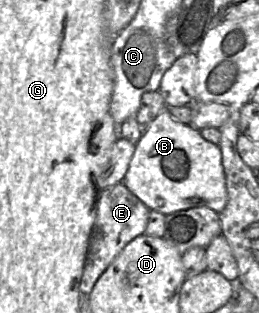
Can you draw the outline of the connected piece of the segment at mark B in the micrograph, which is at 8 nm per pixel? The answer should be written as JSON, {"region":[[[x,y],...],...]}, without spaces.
{"region":[[[169,107],[143,130],[123,183],[149,210],[168,215],[208,207],[220,213],[226,207],[228,193],[221,147],[205,140],[200,131],[175,120]]]}

